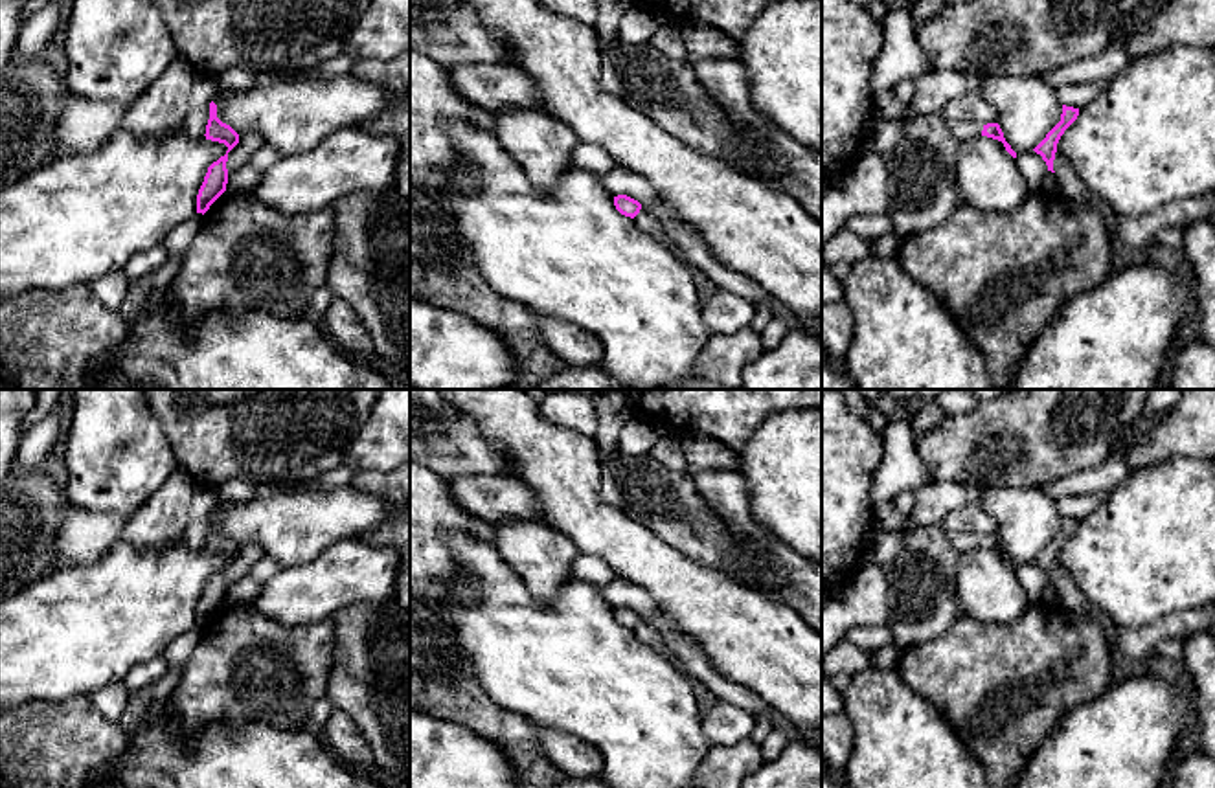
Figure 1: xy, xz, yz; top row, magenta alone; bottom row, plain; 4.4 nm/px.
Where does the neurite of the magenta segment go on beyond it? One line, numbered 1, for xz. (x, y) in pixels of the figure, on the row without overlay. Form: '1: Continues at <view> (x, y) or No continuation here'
1: No continuation here

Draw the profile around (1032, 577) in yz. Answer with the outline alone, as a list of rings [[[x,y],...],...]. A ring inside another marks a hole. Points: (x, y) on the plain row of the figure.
[[[1026,562],[1016,566],[1016,577],[1020,580],[1020,584],[1024,586],[1028,599],[1031,602],[1040,601],[1042,590],[1048,582],[1046,573],[1042,571],[1040,566],[1037,566],[1035,562]]]

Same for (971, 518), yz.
[[[980,501],[954,509],[947,514],[941,525],[948,533],[974,533],[980,536],[996,535],[994,518],[982,507]]]

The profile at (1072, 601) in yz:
[[[1055,564],[1053,582],[1055,582],[1059,597],[1061,597],[1059,606],[1072,619],[1081,623],[1081,621],[1088,619],[1094,614],[1090,602],[1079,591],[1079,588],[1075,586],[1075,582],[1072,579],[1072,573],[1066,568]]]

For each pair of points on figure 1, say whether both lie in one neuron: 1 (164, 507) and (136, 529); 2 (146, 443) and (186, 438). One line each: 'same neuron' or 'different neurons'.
1: same neuron
2: different neurons

